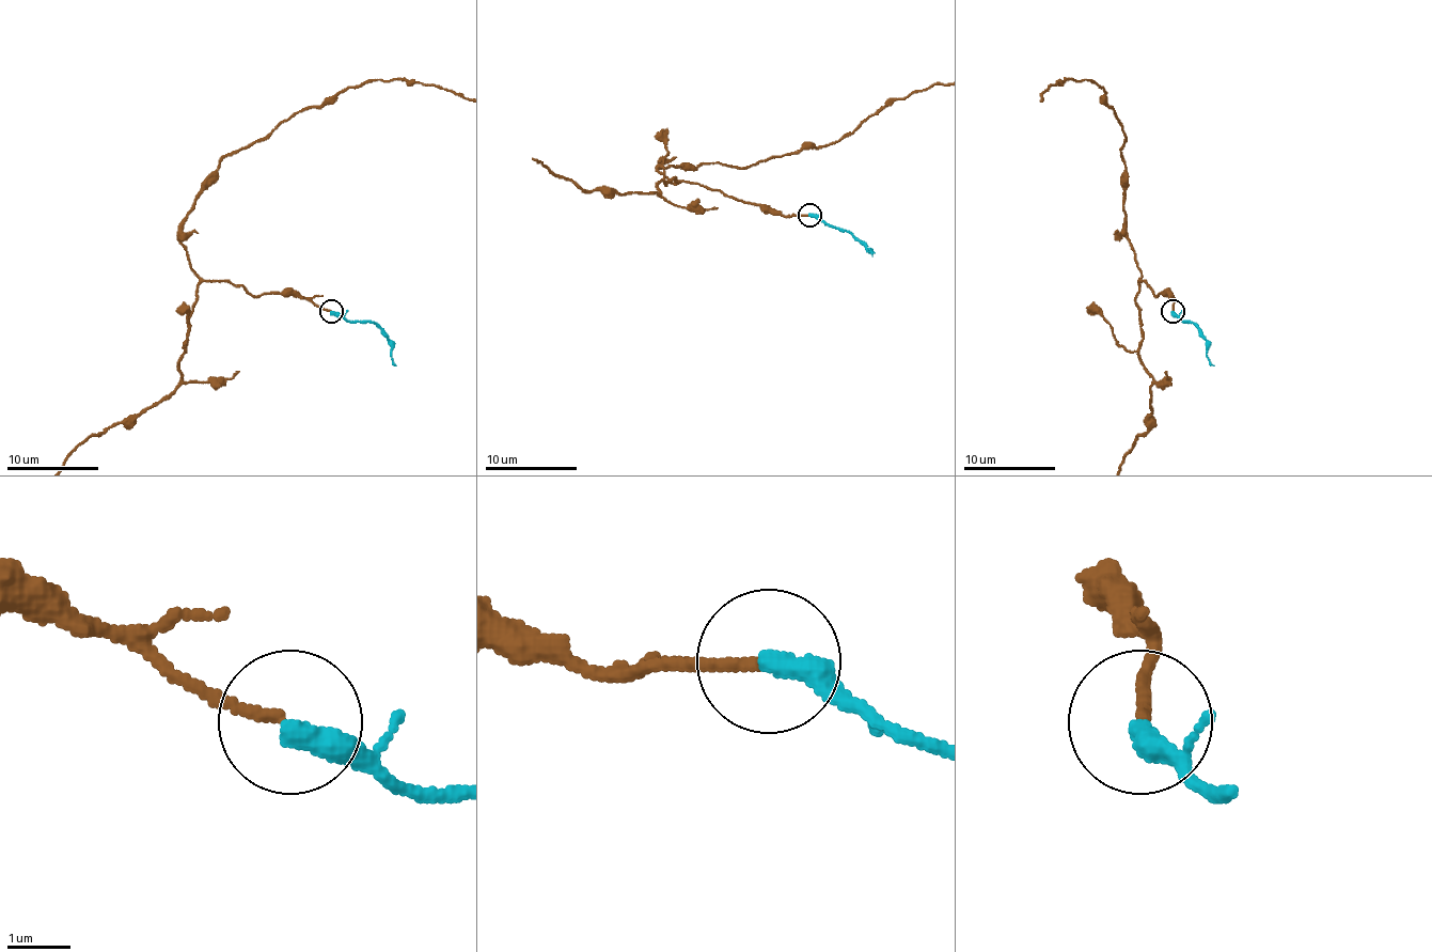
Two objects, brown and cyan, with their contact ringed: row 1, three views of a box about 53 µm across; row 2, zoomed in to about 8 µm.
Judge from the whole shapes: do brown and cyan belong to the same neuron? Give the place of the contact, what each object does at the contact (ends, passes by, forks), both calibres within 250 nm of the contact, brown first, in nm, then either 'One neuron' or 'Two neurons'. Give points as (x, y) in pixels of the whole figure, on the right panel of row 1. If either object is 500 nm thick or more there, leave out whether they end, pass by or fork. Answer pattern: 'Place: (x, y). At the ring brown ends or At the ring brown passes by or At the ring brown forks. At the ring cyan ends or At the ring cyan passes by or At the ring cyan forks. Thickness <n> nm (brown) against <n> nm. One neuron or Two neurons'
Place: (1173, 311). At the ring brown ends. At the ring cyan ends. Thickness 160 nm (brown) against 380 nm. Two neurons

